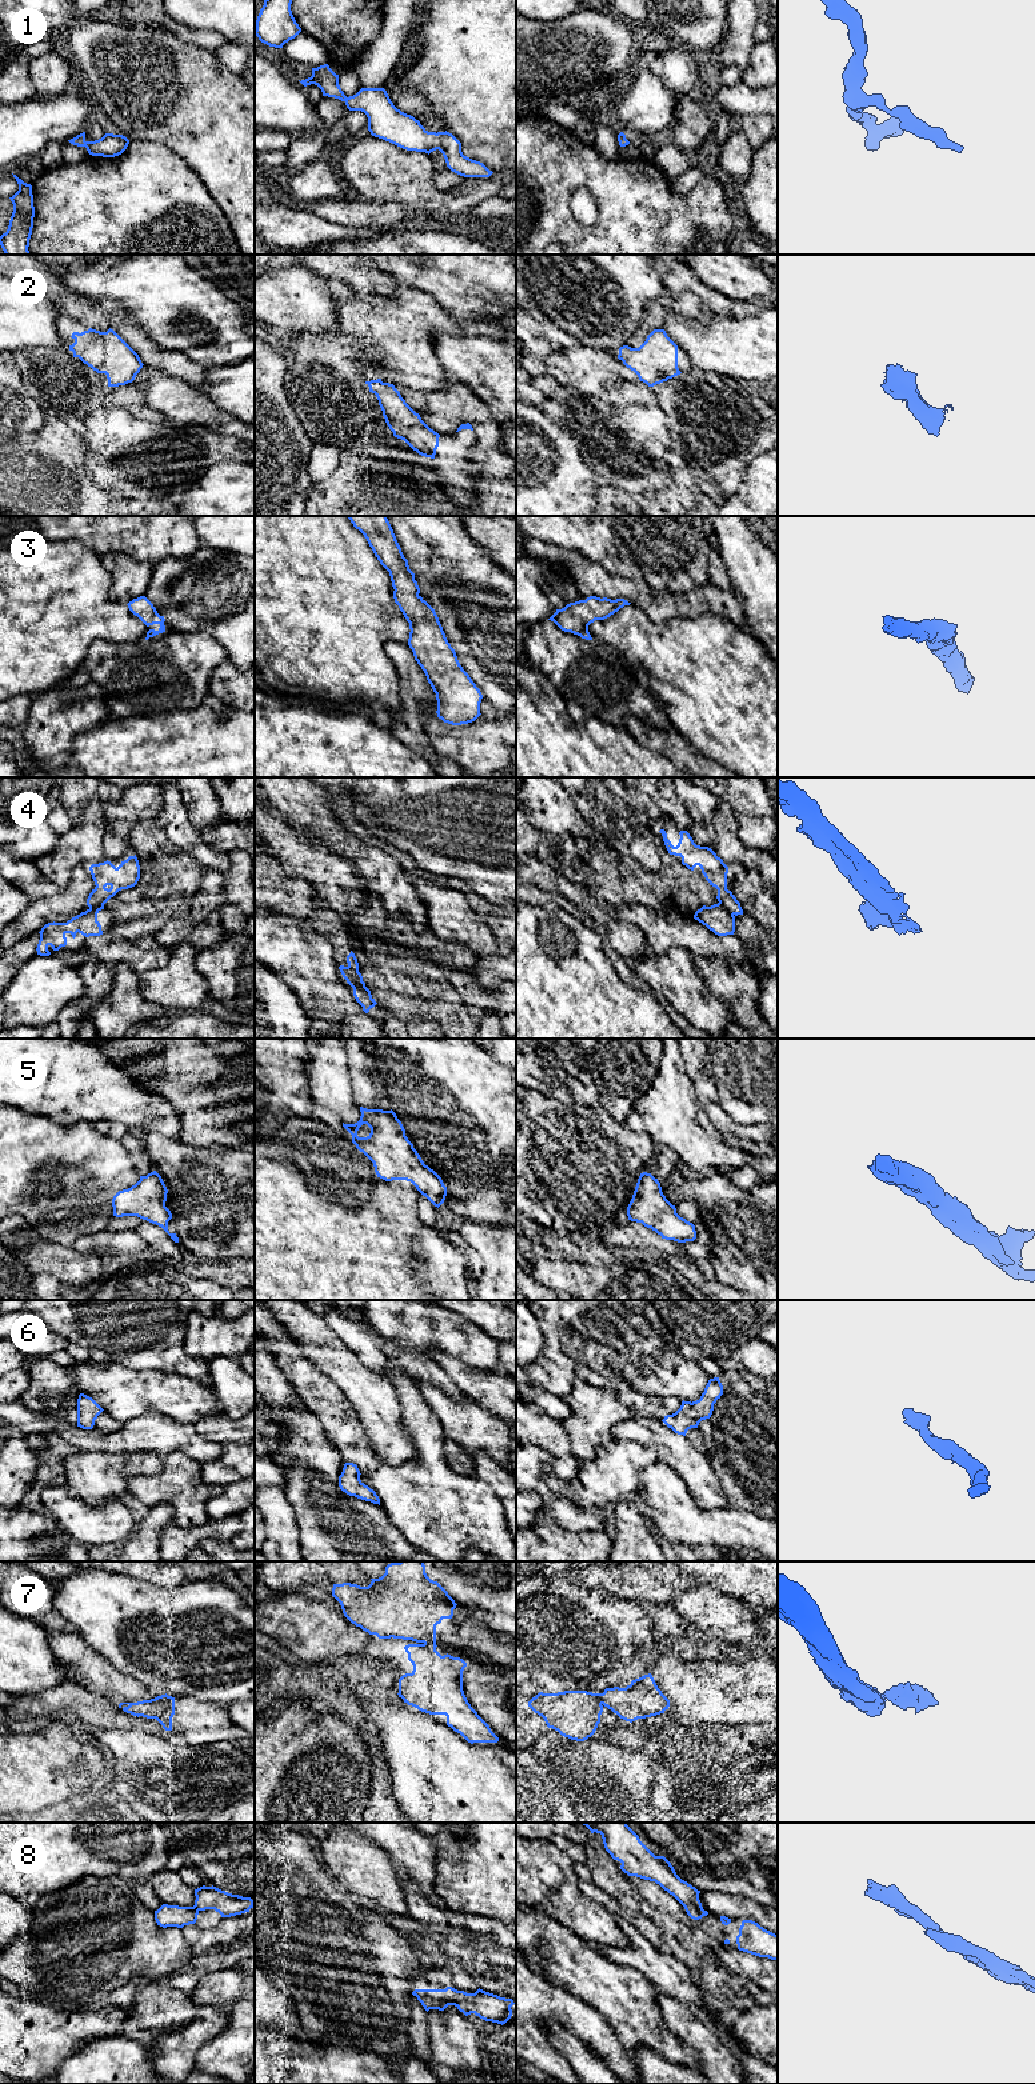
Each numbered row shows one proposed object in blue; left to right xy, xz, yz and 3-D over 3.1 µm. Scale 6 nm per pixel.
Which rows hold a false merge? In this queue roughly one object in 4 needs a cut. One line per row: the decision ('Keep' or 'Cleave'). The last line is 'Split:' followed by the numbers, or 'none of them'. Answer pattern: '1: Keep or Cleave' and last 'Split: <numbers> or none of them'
1: Keep
2: Keep
3: Keep
4: Cleave
5: Keep
6: Keep
7: Cleave
8: Cleave
Split: 4, 7, 8

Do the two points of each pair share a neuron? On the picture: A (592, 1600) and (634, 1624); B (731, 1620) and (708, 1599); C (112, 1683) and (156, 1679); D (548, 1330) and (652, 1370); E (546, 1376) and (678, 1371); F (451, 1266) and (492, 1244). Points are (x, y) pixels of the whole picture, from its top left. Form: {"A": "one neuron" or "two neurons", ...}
{"A": "one neuron", "B": "one neuron", "C": "two neurons", "D": "one neuron", "E": "one neuron", "F": "two neurons"}

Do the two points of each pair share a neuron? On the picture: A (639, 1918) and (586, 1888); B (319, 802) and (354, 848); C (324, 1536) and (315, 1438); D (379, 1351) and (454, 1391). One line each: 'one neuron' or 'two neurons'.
A: one neuron
B: one neuron
C: one neuron
D: one neuron

